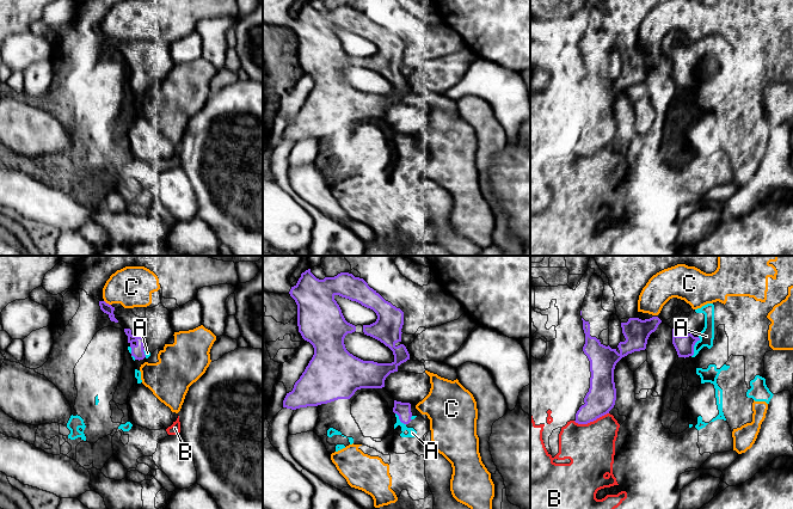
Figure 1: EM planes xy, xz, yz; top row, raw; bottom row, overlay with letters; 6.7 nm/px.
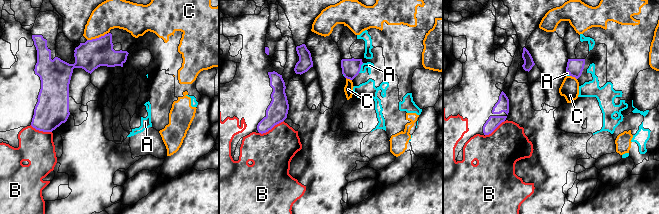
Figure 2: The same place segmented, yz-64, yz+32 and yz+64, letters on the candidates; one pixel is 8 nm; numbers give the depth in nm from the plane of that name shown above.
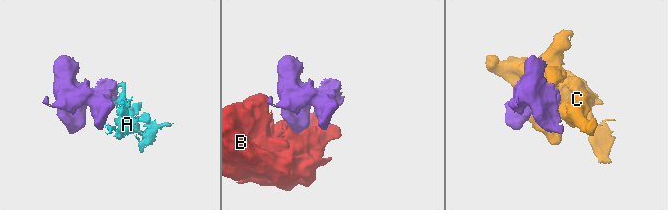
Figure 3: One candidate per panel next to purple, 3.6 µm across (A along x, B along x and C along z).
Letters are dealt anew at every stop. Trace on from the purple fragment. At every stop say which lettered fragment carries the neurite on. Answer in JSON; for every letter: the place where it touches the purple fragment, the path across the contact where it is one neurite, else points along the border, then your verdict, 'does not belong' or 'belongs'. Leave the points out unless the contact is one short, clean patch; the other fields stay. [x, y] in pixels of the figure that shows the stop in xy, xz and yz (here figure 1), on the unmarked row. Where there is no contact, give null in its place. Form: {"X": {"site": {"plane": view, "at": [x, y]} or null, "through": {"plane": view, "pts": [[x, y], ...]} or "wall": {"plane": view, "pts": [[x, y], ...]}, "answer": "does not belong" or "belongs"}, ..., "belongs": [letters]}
{"A": {"site": {"plane": "yz", "at": [693, 79]}, "answer": "belongs"}, "B": {"site": {"plane": "yz", "at": [590, 153]}, "wall": {"plane": "yz", "pts": [[608, 145], [586, 155], [576, 155], [573, 153]]}, "answer": "does not belong"}, "C": {"site": {"plane": "xy", "at": [108, 36]}, "answer": "does not belong"}, "belongs": ["A"]}

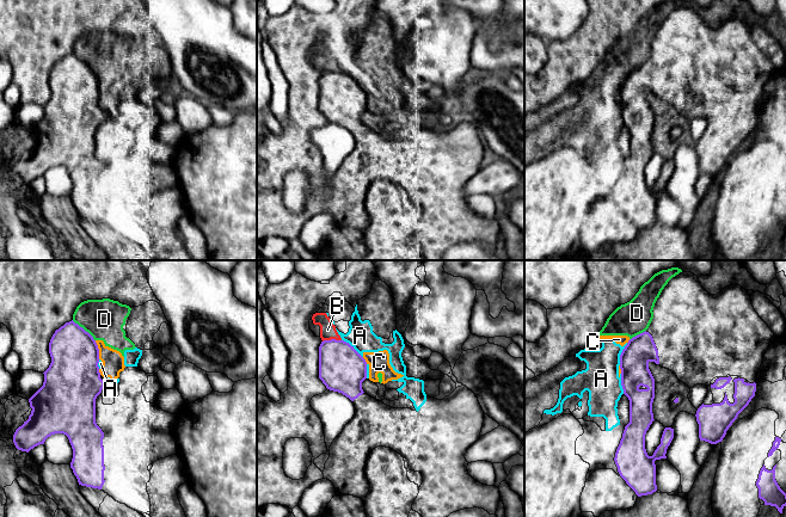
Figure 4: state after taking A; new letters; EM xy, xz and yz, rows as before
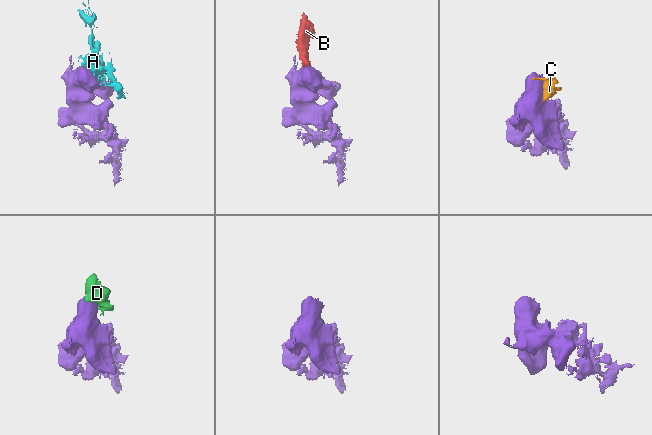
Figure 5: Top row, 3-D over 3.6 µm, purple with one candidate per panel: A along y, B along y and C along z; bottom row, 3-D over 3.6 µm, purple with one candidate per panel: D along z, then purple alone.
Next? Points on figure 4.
{"A": {"site": {"plane": "xz", "at": [352, 80]}, "answer": "does not belong"}, "B": {"site": {"plane": "xz", "at": [331, 72]}, "wall": {"plane": "xz", "pts": [[341, 72], [325, 72], [323, 74]]}, "answer": "does not belong"}, "C": {"site": {"plane": "xy", "at": [98, 82]}, "wall": {"plane": "xy", "pts": [[94, 73], [99, 91]]}, "answer": "does not belong"}, "D": {"site": {"plane": "xy", "at": [83, 61]}, "wall": {"plane": "xy", "pts": [[72, 53], [81, 59], [94, 73]]}, "answer": "does not belong"}, "belongs": []}

